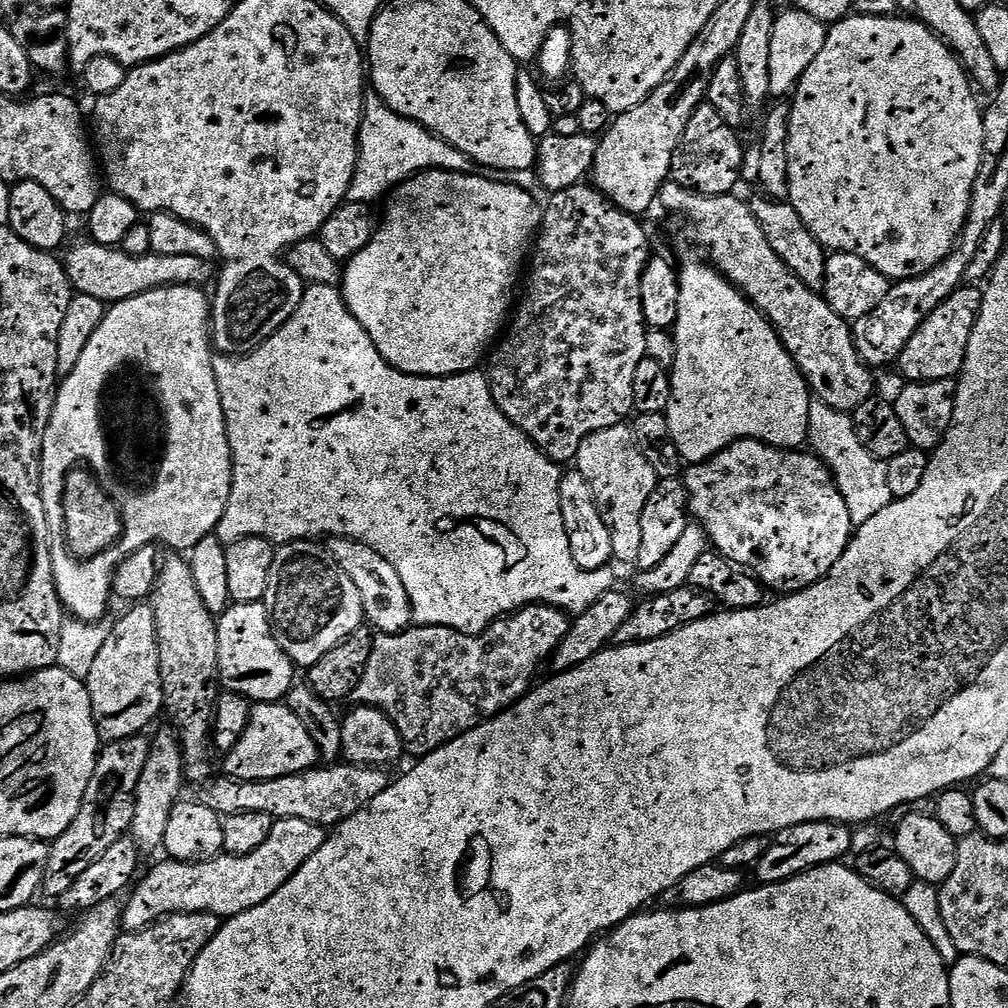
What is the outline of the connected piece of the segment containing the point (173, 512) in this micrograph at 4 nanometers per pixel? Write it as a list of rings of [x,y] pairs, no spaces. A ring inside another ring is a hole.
[[[172,284],[168,288],[155,288],[146,294],[138,294],[129,300],[122,300],[119,304],[111,305],[105,311],[104,321],[94,330],[93,337],[78,359],[78,364],[68,376],[63,377],[56,394],[56,405],[52,407],[52,417],[48,423],[48,429],[44,435],[44,457],[40,463],[40,493],[46,510],[46,522],[48,523],[48,543],[52,545],[52,569],[54,570],[54,582],[60,595],[60,603],[75,619],[87,620],[89,622],[100,622],[105,619],[104,611],[108,608],[108,596],[113,595],[112,579],[116,576],[116,567],[130,554],[137,552],[139,548],[152,546],[152,536],[160,536],[160,546],[172,547],[172,550],[191,550],[195,544],[202,542],[202,538],[213,535],[226,510],[226,502],[230,498],[232,489],[232,451],[228,441],[228,431],[224,421],[222,410],[222,398],[218,394],[218,382],[214,378],[214,366],[212,358],[214,355],[213,345],[210,343],[210,300],[203,296],[199,287],[190,284]],[[124,360],[140,360],[146,362],[146,366],[152,367],[156,377],[160,380],[160,396],[164,396],[164,404],[168,407],[168,460],[164,460],[164,472],[160,472],[160,484],[156,484],[156,492],[149,496],[140,496],[140,500],[132,500],[134,513],[128,519],[128,525],[124,527],[124,515],[127,514],[128,500],[124,496],[118,496],[116,492],[76,492],[76,496],[68,496],[66,490],[66,478],[64,472],[76,460],[86,458],[89,462],[104,460],[104,444],[100,444],[100,428],[96,428],[96,396],[100,392],[100,384],[104,384],[104,376],[116,368],[116,364],[124,364]]]

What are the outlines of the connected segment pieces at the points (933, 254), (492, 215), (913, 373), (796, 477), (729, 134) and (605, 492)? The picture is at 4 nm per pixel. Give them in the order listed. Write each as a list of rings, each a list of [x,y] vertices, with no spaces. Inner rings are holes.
[[[849,14],[844,20],[840,20],[837,24],[831,25],[828,28],[828,37],[822,46],[822,54],[818,54],[818,58],[814,58],[814,62],[810,62],[810,70],[806,70],[806,74],[802,74],[800,83],[796,85],[794,95],[791,97],[792,117],[790,118],[790,138],[788,139],[788,153],[790,154],[790,194],[788,195],[788,200],[794,206],[794,210],[798,210],[802,222],[806,222],[810,234],[814,234],[817,242],[829,253],[849,252],[850,254],[858,254],[858,258],[870,262],[870,266],[877,268],[883,276],[888,277],[889,281],[892,282],[905,280],[906,278],[914,278],[918,274],[926,274],[934,266],[938,266],[938,262],[942,262],[942,258],[946,258],[952,253],[957,240],[960,239],[960,232],[964,228],[964,223],[968,217],[970,198],[974,190],[974,178],[978,178],[978,166],[982,166],[982,150],[984,149],[984,114],[982,104],[976,101],[977,93],[974,91],[973,81],[970,79],[969,73],[966,71],[964,65],[957,60],[956,53],[928,25],[921,24],[915,18],[899,20],[898,17],[899,15],[896,14],[890,16]]]
[[[437,170],[419,171],[416,175],[409,176],[387,197],[388,209],[384,212],[384,220],[382,216],[376,233],[370,238],[367,246],[358,254],[354,254],[343,269],[342,293],[353,320],[360,323],[366,334],[370,334],[370,342],[374,342],[378,354],[382,354],[389,366],[411,376],[458,376],[462,372],[473,371],[479,365],[476,363],[485,359],[494,341],[505,331],[506,321],[510,316],[508,299],[512,296],[512,280],[518,279],[519,276],[521,279],[522,269],[529,259],[530,249],[540,231],[542,204],[534,197],[536,196],[531,191],[520,189],[516,185],[491,181],[481,174]]]
[[[962,286],[934,314],[914,330],[914,338],[906,342],[906,350],[902,350],[898,361],[898,369],[908,382],[934,382],[935,380],[951,380],[959,377],[964,371],[966,362],[966,346],[970,346],[970,334],[977,324],[978,314],[984,309],[982,298],[984,289],[980,286]]]
[[[736,440],[728,448],[722,449],[717,456],[711,456],[702,464],[693,464],[682,476],[686,490],[688,491],[688,511],[691,519],[703,528],[708,536],[709,545],[727,560],[733,560],[735,564],[741,564],[747,568],[769,593],[791,594],[801,592],[812,584],[818,583],[827,576],[834,562],[842,558],[848,541],[854,535],[854,525],[851,522],[850,513],[846,508],[846,500],[839,492],[839,486],[832,476],[831,470],[820,458],[808,450],[785,450],[775,448],[772,444],[764,444],[761,440]]]
[[[700,104],[690,122],[686,122],[682,142],[678,142],[671,179],[700,196],[729,195],[735,189],[732,187],[739,182],[740,171],[744,168],[744,148],[736,136],[739,136],[737,129],[731,128],[712,104]]]
[[[621,422],[587,436],[582,446],[578,446],[574,468],[590,482],[590,490],[594,490],[598,514],[602,514],[602,522],[606,522],[606,530],[610,530],[613,561],[617,565],[635,565],[642,546],[642,510],[646,510],[646,502],[650,502],[650,494],[654,494],[657,479],[654,470],[650,470],[650,462],[646,462],[642,450],[638,450],[631,427]]]

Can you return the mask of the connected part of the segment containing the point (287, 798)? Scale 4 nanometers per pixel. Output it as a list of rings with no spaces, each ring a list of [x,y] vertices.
[[[332,762],[327,766],[313,766],[305,772],[295,772],[286,774],[282,778],[270,778],[269,780],[259,780],[258,782],[246,782],[245,780],[235,780],[232,776],[223,774],[205,790],[202,795],[202,802],[210,806],[221,818],[233,816],[234,814],[270,814],[276,820],[286,818],[302,818],[306,822],[314,822],[321,826],[335,826],[348,820],[354,814],[358,814],[366,808],[382,790],[386,790],[390,783],[389,773],[382,768],[371,768],[370,766],[358,766],[347,762]]]

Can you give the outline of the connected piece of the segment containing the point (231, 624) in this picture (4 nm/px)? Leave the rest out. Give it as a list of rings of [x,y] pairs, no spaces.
[[[263,603],[232,604],[228,609],[219,613],[218,623],[218,666],[220,667],[219,683],[227,691],[242,694],[246,699],[258,704],[275,704],[283,701],[292,689],[294,665],[292,659],[278,646],[272,633],[272,623]]]

